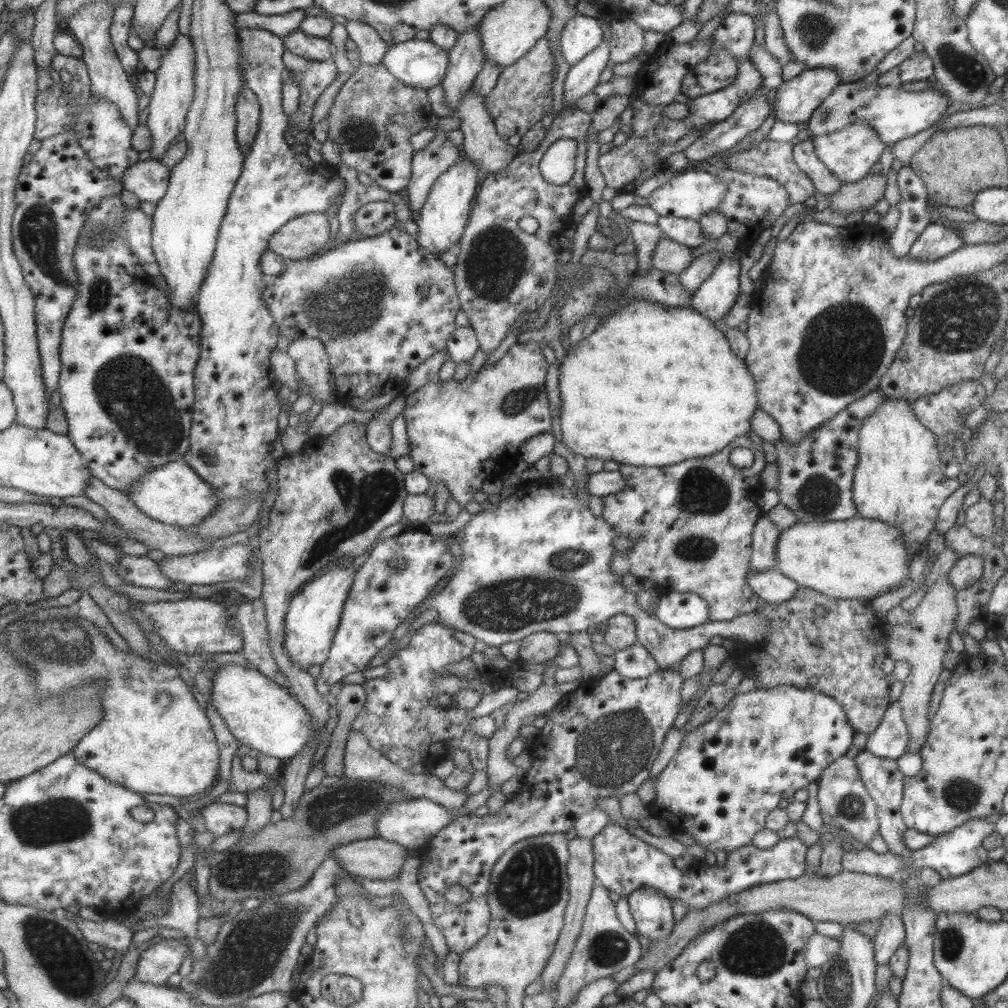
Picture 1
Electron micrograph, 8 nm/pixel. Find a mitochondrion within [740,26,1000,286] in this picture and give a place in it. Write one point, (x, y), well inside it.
(969, 72)

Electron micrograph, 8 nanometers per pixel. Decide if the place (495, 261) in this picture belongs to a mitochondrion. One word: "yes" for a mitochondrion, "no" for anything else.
yes

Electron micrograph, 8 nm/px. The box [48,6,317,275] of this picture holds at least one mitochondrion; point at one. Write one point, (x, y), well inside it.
(98, 237)

